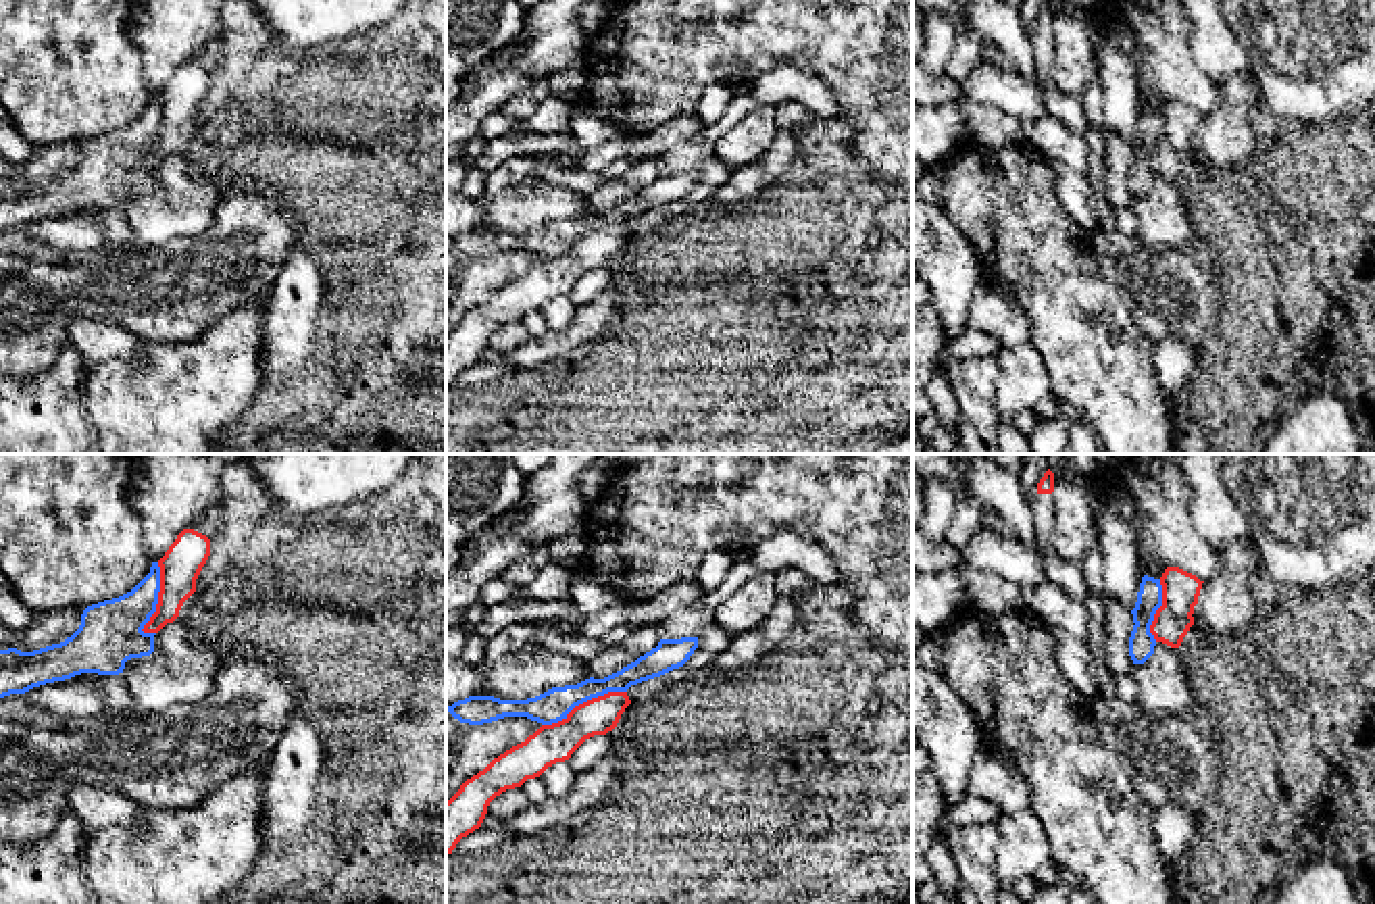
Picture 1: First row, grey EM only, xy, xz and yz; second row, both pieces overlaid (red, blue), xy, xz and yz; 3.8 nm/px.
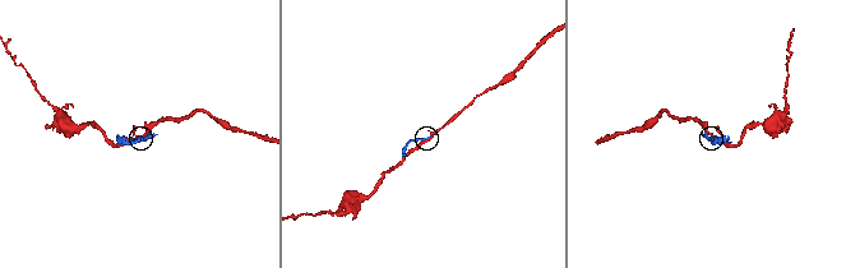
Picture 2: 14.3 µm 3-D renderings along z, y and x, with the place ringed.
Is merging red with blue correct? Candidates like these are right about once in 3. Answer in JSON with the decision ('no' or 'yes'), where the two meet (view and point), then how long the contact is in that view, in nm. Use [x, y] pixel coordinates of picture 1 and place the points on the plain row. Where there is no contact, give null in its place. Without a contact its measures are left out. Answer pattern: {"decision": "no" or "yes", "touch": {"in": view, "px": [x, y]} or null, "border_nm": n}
{"decision": "no", "touch": {"in": "xz", "px": [584, 236]}, "border_nm": 360}

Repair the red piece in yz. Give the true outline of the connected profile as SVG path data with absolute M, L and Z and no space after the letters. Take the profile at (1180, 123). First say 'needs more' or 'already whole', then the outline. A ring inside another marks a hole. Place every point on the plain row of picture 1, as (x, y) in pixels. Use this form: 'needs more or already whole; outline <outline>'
already whole; outline M1167 100L1160 119L1162 119L1162 140L1156 144L1150 158L1150 167L1156 175L1162 175L1171 181L1179 181L1190 160L1194 158L1194 140L1202 117L1196 108L1179 102Z

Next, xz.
already whole; outline M608 225L575 240L562 254L542 258L525 275L494 292L446 335L446 390L481 360L490 335L521 321L548 300L565 296L590 271L612 265L631 237L627 225Z

